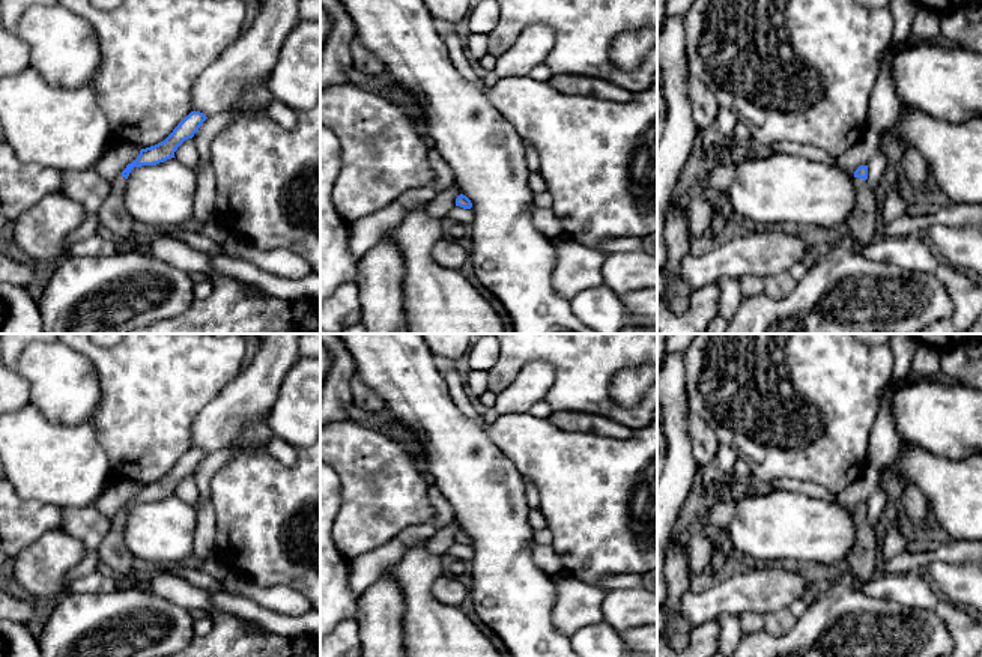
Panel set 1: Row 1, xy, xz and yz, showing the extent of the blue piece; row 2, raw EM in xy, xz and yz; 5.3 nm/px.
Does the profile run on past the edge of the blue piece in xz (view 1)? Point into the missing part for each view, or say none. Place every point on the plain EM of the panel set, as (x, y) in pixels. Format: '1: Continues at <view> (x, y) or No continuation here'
1: No continuation here

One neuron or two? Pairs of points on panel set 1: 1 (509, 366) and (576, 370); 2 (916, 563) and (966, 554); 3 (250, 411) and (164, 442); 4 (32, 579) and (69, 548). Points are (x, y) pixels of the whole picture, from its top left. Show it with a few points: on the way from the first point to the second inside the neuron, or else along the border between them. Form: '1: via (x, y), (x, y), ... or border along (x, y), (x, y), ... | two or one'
1: via (525, 352), (560, 354) | one
2: via (928, 557), (954, 554) | one
3: border along (212, 402), (194, 421), (191, 447) | two
4: via (41, 570), (60, 552) | one

